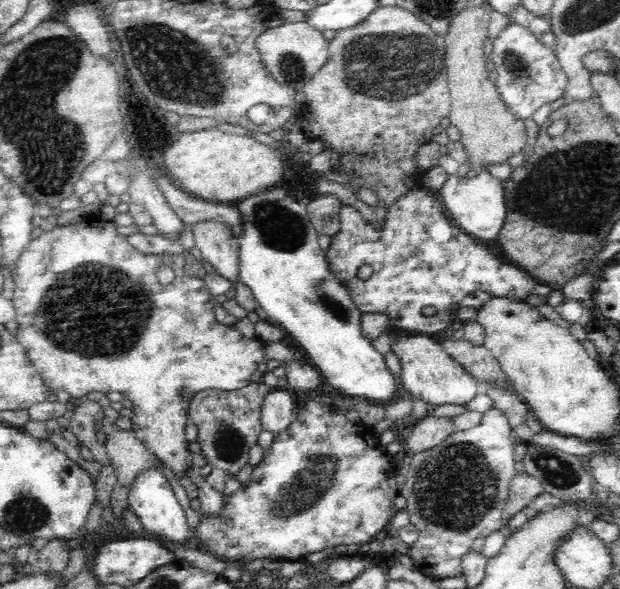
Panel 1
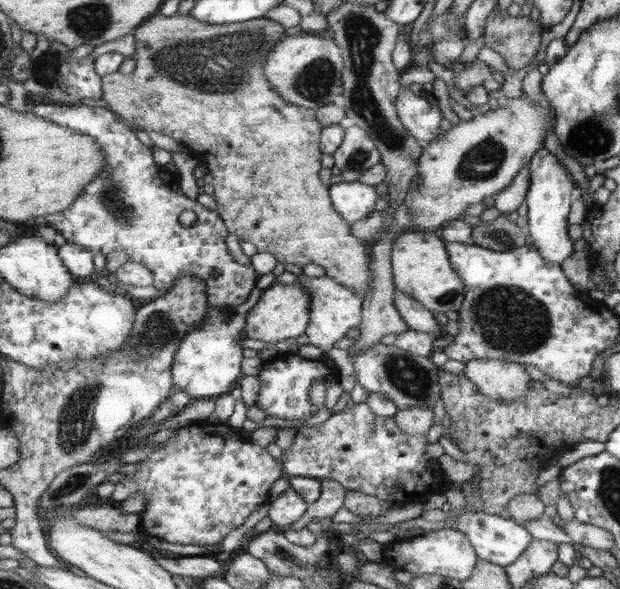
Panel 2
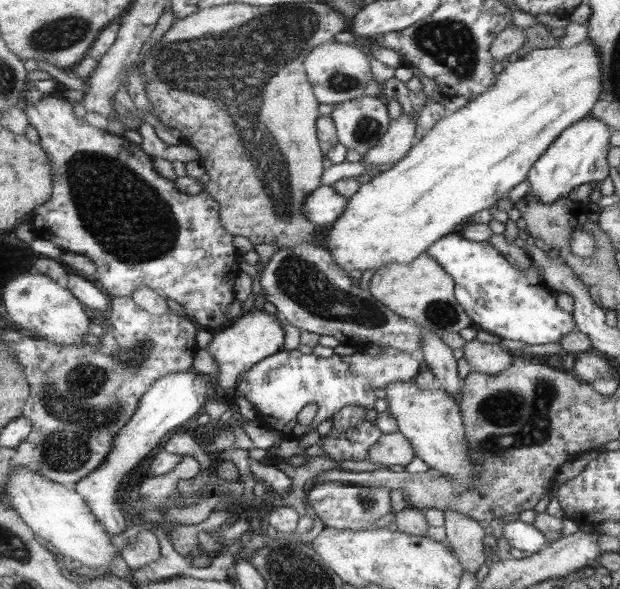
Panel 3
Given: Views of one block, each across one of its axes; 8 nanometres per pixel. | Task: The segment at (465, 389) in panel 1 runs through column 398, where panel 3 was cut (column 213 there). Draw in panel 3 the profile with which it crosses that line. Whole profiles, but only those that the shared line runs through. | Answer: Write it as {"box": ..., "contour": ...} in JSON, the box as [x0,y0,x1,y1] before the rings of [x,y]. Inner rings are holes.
{"box":[209,312,285,394],"contour":[[[247,312],[243,314],[241,320],[237,320],[233,326],[225,328],[223,332],[219,332],[213,342],[209,344],[209,352],[215,358],[217,366],[219,366],[219,376],[213,380],[217,386],[217,394],[227,392],[227,394],[239,394],[239,378],[253,370],[253,366],[257,366],[259,362],[265,362],[265,358],[273,358],[273,354],[283,352],[283,344],[285,344],[285,330],[277,320],[279,316],[271,316],[267,312]]]}

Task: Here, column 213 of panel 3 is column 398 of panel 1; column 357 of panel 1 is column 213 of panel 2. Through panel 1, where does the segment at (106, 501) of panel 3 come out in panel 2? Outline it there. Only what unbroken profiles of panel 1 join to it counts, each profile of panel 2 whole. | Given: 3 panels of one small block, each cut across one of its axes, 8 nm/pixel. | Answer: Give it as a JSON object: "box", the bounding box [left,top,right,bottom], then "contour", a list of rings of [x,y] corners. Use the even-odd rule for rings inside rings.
{"box":[173,292,261,400],"contour":[[[261,292],[251,296],[249,302],[243,306],[211,306],[205,314],[205,320],[185,338],[181,348],[177,350],[177,360],[173,364],[173,378],[175,388],[185,388],[191,398],[205,400],[205,398],[221,398],[229,394],[237,382],[243,378],[243,332],[247,328],[247,320],[251,310],[259,304]]]}

